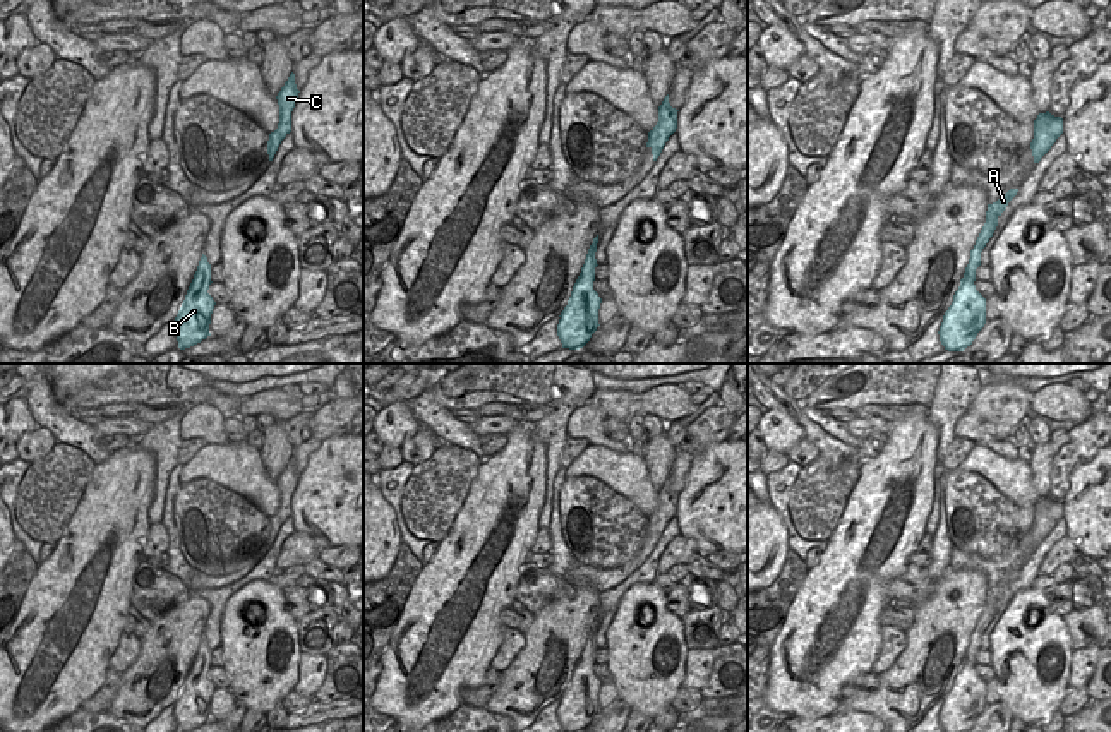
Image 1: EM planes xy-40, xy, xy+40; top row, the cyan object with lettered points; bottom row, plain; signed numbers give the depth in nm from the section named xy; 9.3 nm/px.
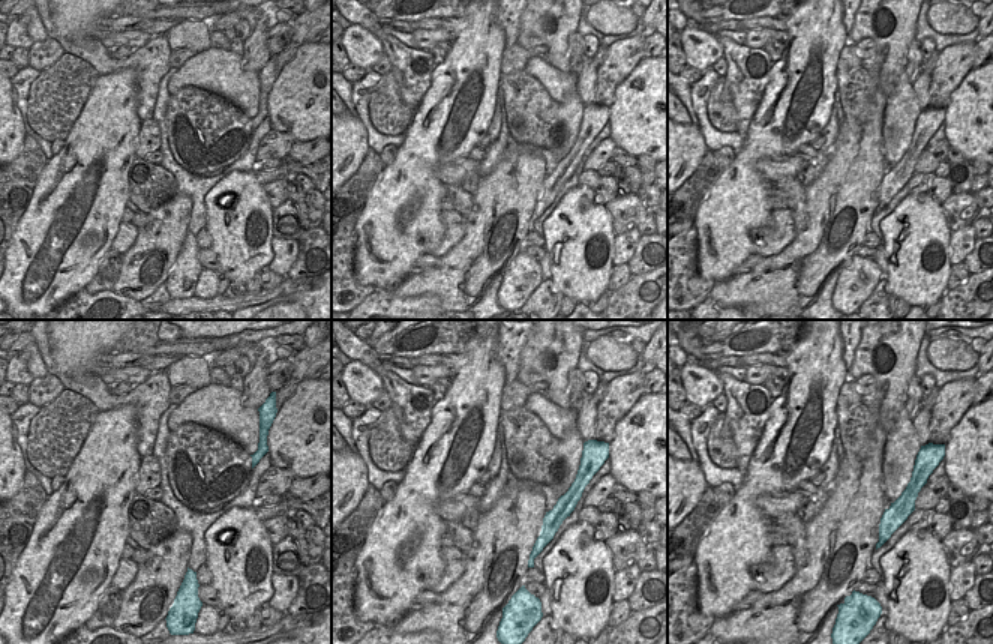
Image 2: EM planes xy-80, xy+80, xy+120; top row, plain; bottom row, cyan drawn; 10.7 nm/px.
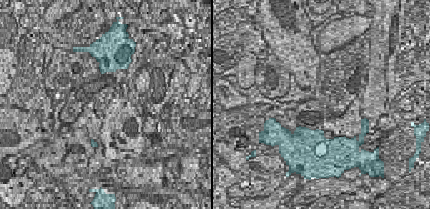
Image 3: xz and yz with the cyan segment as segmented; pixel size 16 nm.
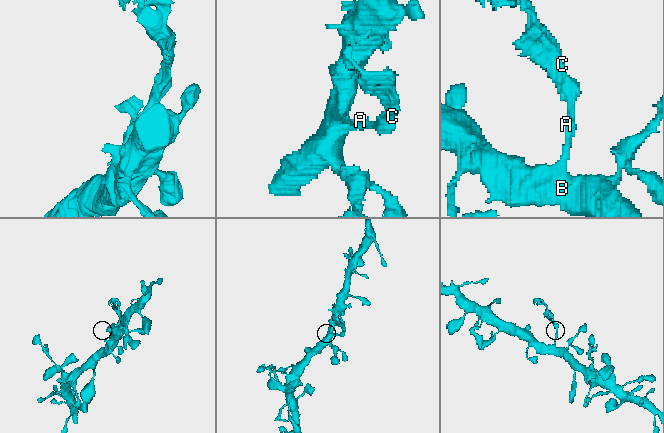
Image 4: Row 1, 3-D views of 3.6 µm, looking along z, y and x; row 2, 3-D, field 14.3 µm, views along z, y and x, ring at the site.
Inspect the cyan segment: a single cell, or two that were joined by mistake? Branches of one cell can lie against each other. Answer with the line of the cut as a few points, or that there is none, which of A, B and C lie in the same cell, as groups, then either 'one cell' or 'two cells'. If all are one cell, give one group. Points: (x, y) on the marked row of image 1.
xy+40 (976, 240), (981, 249) | A C / B | two cells

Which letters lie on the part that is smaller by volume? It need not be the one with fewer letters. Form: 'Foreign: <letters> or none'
Foreign: A, C

